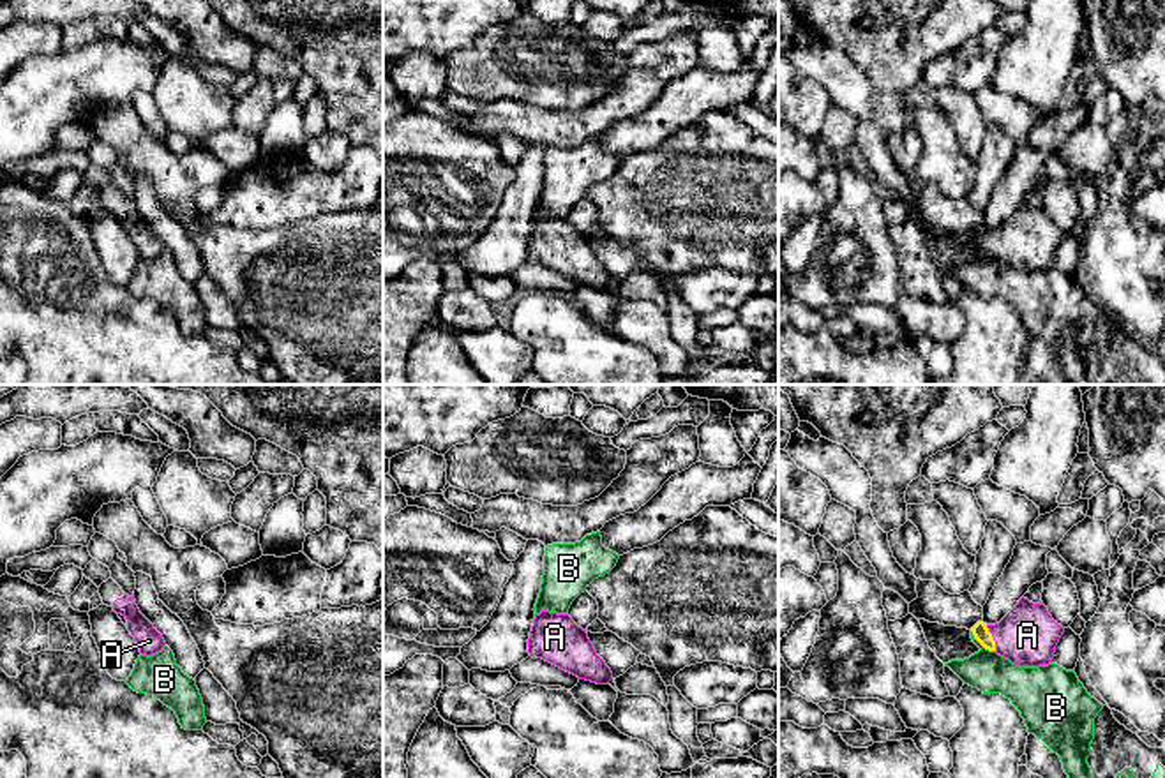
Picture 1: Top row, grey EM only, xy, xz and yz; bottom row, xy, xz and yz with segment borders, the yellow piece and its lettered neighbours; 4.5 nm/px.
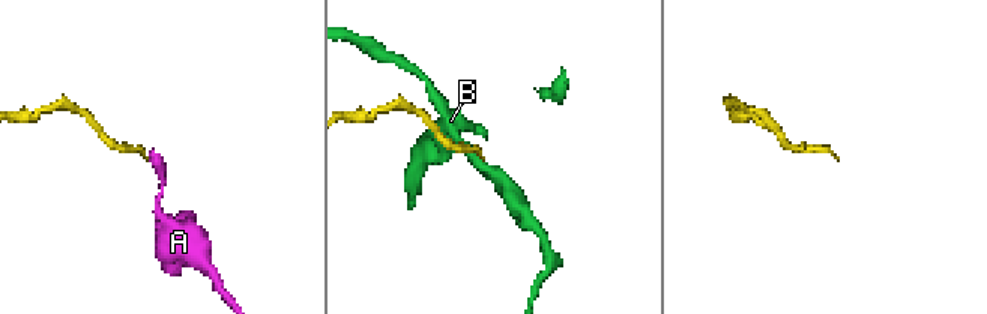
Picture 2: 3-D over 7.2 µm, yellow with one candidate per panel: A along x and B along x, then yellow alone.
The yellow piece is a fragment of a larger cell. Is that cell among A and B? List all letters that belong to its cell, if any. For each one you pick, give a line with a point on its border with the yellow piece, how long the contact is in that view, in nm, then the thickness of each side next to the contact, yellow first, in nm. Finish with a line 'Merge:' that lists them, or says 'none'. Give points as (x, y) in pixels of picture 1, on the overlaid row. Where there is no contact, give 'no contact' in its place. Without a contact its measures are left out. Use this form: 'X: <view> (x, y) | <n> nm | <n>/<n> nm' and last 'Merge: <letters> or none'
A: yz (992, 637) | 130 nm | 70/280 nm
Merge: A

